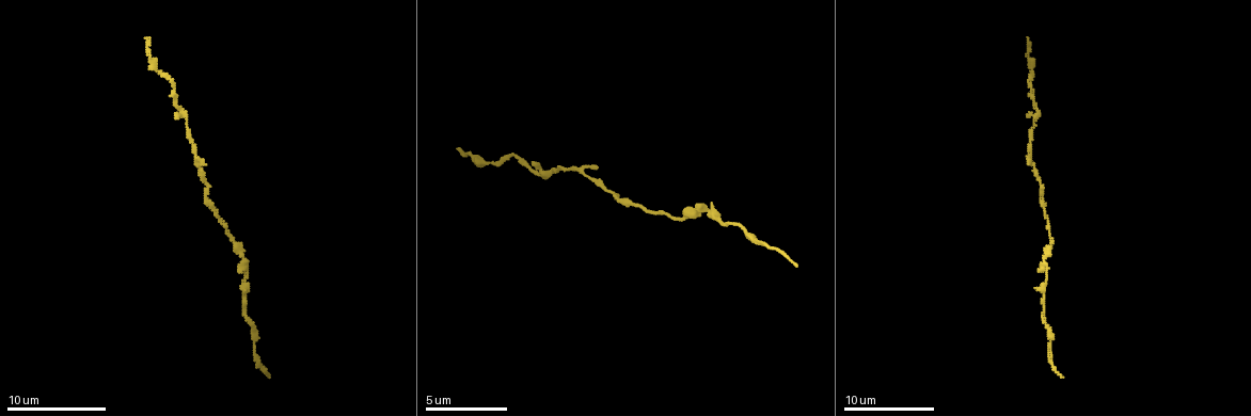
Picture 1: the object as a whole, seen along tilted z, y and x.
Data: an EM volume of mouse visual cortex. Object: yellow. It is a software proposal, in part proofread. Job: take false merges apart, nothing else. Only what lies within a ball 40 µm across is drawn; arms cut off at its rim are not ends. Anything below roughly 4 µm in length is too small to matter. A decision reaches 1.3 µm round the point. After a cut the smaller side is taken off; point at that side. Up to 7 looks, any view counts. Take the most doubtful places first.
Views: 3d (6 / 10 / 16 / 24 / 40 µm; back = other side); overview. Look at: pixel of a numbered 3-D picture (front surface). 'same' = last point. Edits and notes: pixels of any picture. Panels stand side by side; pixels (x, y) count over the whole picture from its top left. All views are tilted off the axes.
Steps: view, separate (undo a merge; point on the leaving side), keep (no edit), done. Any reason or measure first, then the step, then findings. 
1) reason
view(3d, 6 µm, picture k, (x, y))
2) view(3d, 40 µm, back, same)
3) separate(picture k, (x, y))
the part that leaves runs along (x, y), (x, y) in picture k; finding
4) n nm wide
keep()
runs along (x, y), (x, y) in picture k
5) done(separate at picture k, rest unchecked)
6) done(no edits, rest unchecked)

sudden change in width
view(3d, 10 µm, picture 1, (1032, 125))

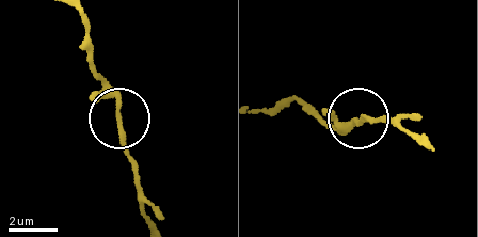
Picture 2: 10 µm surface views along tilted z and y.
keep()
runs along (152, 220), (140, 198), (118, 100), (92, 65) in picture 2; all the same neuron

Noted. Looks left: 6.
calibre changes
view(3d, 16 µm, picture 1, (502, 159))

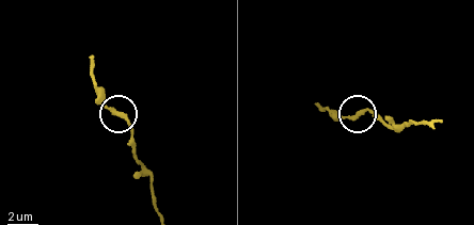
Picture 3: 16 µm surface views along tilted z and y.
keep()
runs along (162, 215), (151, 173), (137, 158), (131, 126), (96, 90) in picture 3; one neuron here

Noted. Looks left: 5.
thin neck
view(3d, 10 µm, picture 1, (590, 179))

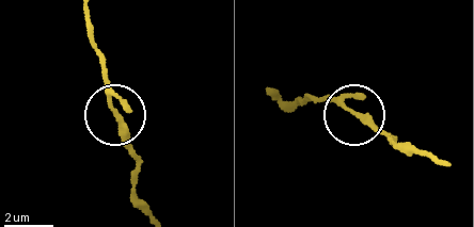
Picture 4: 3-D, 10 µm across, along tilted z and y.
view(3d, 6 µm, picture 4, (117, 109))

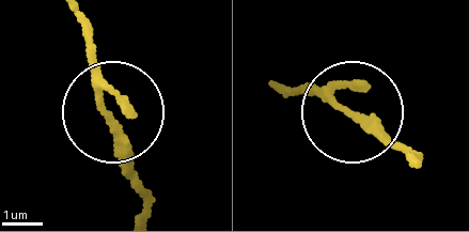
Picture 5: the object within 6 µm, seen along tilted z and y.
keep()
runs along (139, 212), (143, 192), (95, 81), (86, 15) in picture 5; all the same neuron

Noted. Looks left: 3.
done(no edits, rest unchecked)

